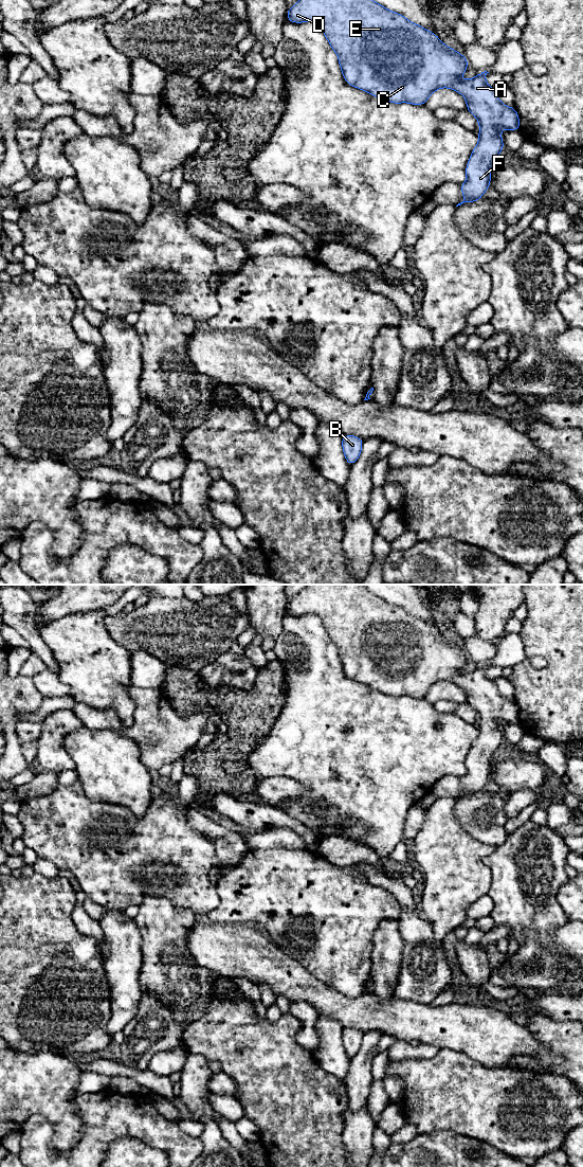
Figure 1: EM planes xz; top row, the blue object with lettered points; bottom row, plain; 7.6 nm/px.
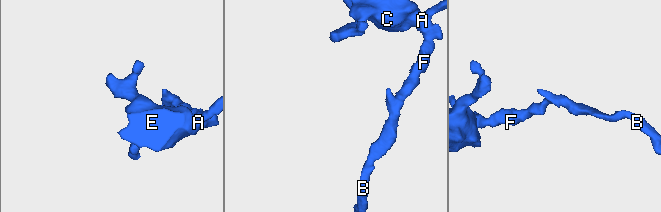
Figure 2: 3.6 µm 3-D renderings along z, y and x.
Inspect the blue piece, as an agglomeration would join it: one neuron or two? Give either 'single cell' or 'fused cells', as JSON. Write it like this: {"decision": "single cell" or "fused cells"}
{"decision": "single cell"}

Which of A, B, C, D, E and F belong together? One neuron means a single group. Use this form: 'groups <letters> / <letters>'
groups A B C D E F

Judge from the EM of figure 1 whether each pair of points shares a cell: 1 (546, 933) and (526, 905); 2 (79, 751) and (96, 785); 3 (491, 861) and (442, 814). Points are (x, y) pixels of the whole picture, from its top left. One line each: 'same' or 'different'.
1: same
2: same
3: different

